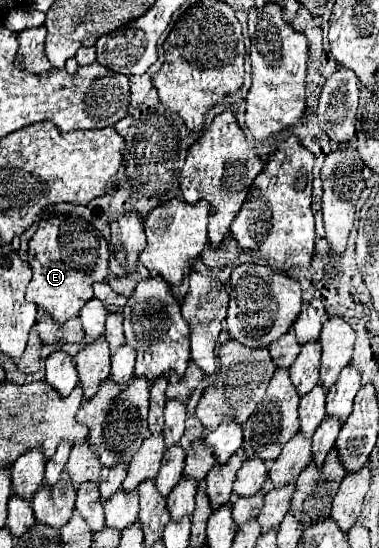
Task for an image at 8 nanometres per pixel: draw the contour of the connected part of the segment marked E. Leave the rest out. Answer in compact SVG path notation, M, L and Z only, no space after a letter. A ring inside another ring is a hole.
M45 215L39 221L35 235L29 241L29 265L33 269L33 279L27 285L27 301L41 305L53 315L55 323L69 321L79 315L79 309L93 297L93 283L103 281L109 275L109 249L105 237L79 215Z

